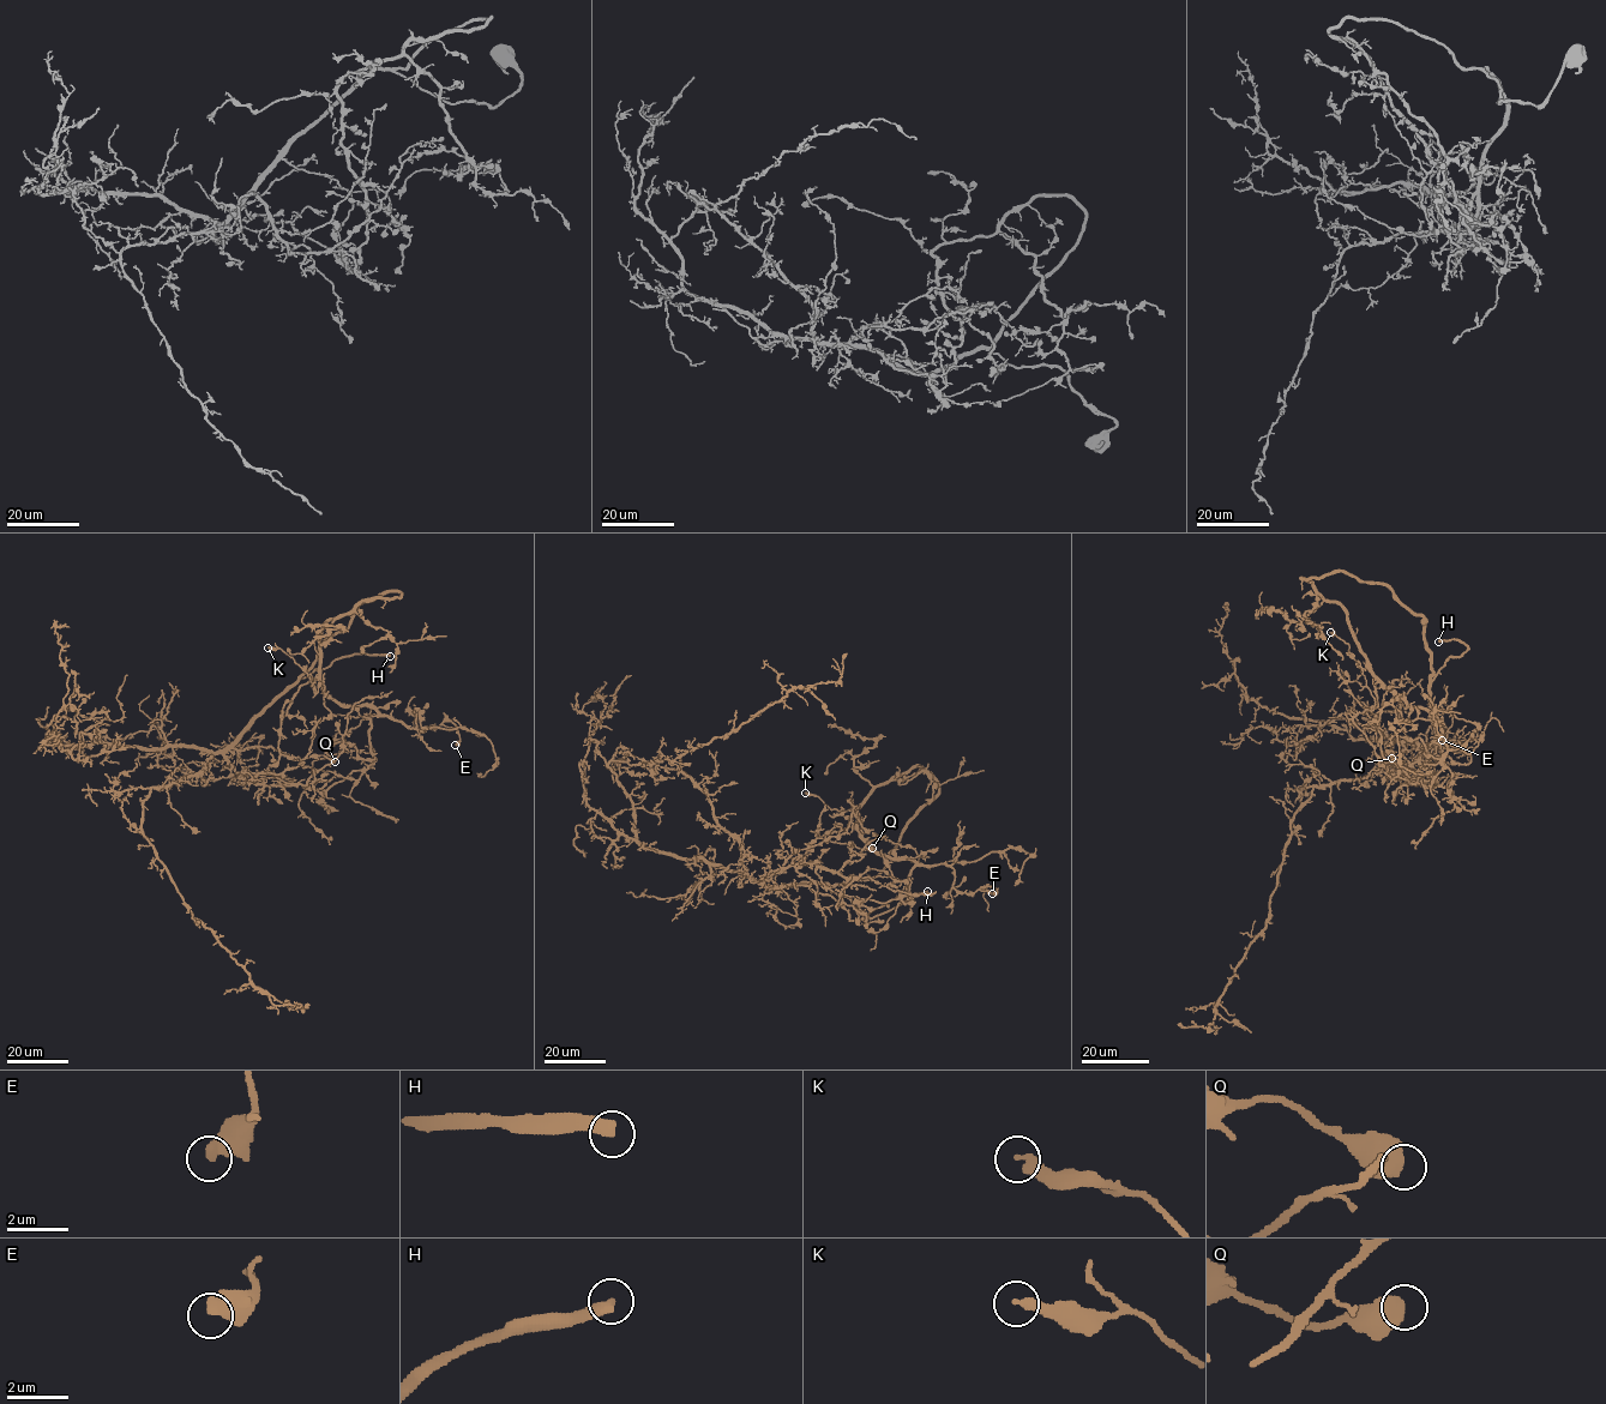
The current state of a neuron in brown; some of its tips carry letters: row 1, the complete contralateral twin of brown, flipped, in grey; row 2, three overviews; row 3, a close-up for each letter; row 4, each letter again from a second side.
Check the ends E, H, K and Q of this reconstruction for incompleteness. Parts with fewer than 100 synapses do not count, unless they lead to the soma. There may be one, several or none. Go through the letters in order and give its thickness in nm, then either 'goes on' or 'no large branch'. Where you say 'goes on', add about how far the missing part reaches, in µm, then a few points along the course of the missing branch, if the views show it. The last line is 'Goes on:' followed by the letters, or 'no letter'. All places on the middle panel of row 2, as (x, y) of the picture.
E: 460 nm thick; no large branch
H: 440 nm thick; goes on; about 40 µm are missing; missing branch runs (927, 891), (943, 887), (972, 890), (992, 911), (1003, 915), (1008, 922)
K: 300 nm thick; no large branch
Q: 750 nm thick; no large branch
Goes on: H

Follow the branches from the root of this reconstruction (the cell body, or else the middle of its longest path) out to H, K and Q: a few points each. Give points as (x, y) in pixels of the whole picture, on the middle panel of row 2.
H: (768, 862), (769, 871), (762, 878), (768, 886), (822, 883), (847, 896), (870, 917), (927, 891)
K: (768, 862), (771, 873), (793, 863), (817, 868), (804, 863), (816, 835), (847, 826), (842, 813), (805, 793)
Q: (768, 862), (771, 873), (793, 863), (813, 863), (817, 868), (804, 863), (804, 855), (817, 838), (872, 848)

